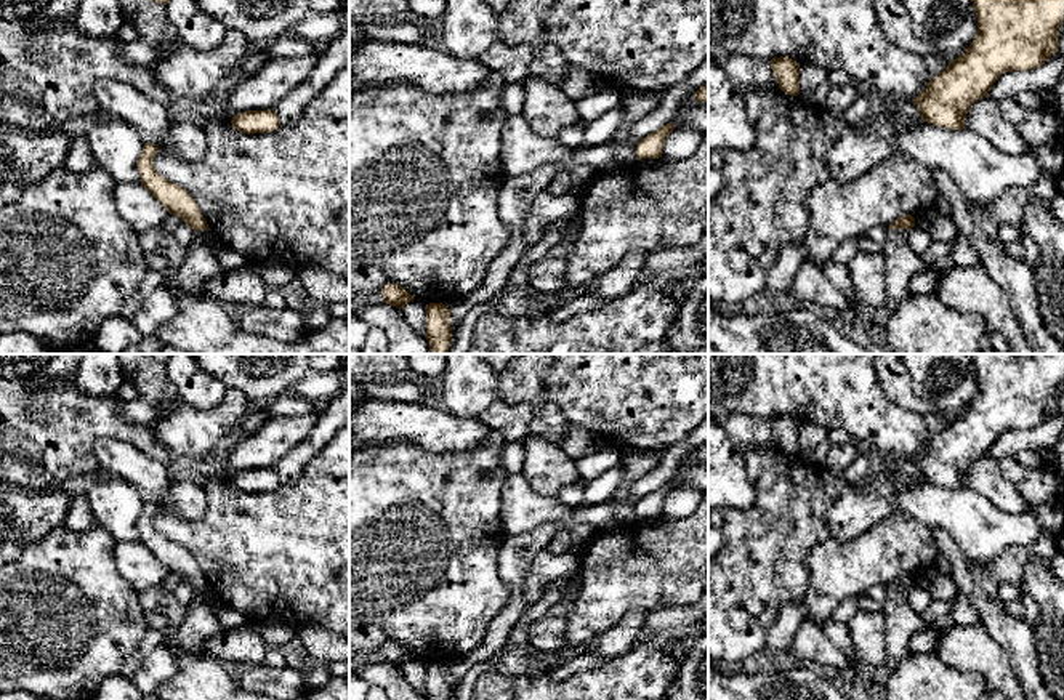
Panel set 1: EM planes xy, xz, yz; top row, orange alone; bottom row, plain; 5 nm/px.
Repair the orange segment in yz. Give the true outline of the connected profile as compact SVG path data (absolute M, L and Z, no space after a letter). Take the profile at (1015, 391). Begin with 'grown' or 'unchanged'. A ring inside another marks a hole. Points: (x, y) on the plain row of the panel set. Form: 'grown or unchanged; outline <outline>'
unchanged; outline M968 354L973 360L977 392L961 415L913 458L923 481L963 489L969 465L989 455L997 437L1011 429L1030 429L1058 412L1059 384L1064 381L1064 354Z

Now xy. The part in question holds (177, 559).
grown; outline M151 501L143 506L136 521L141 543L170 573L176 573L199 593L187 607L181 625L170 634L170 639L159 644L131 676L133 684L143 695L155 694L159 686L176 673L178 655L173 652L173 646L181 650L181 657L207 657L205 642L228 630L220 623L215 609L207 601L208 583L195 559L181 545L155 530L154 516L157 509L159 505Z

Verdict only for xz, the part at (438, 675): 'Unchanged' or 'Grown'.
Unchanged

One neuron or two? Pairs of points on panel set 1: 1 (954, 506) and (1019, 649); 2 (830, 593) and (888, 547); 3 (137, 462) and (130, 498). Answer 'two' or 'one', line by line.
1: two
2: one
3: two

